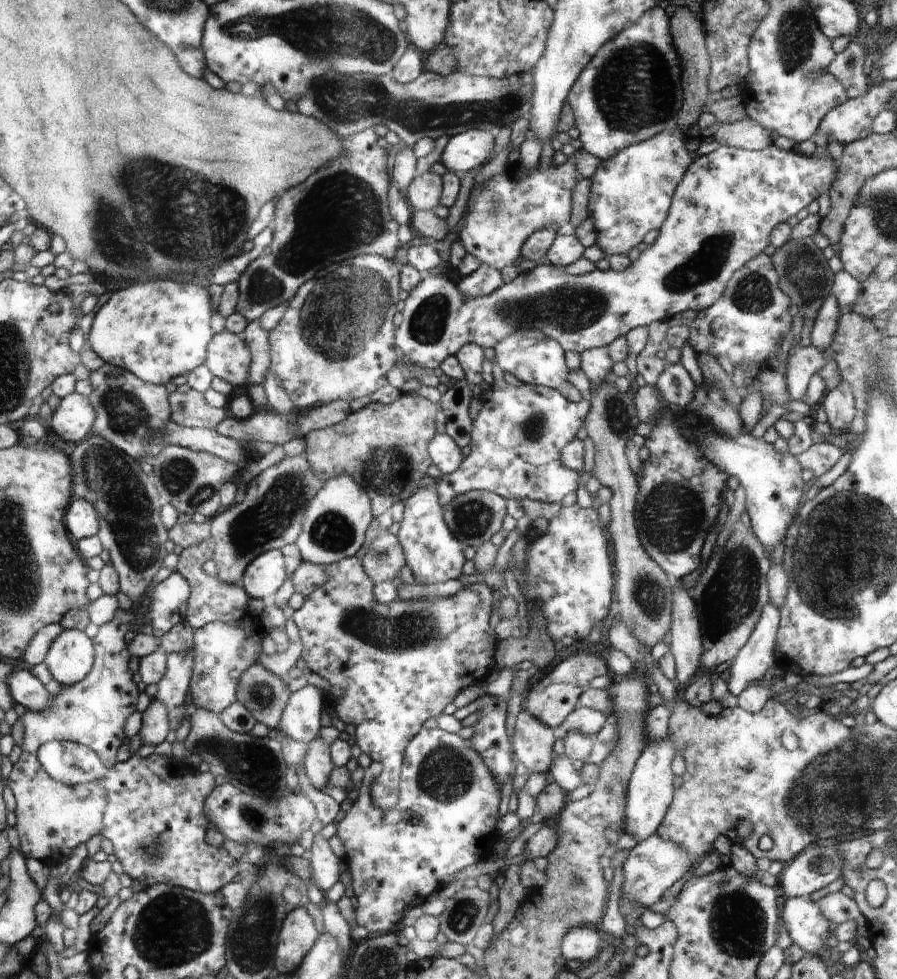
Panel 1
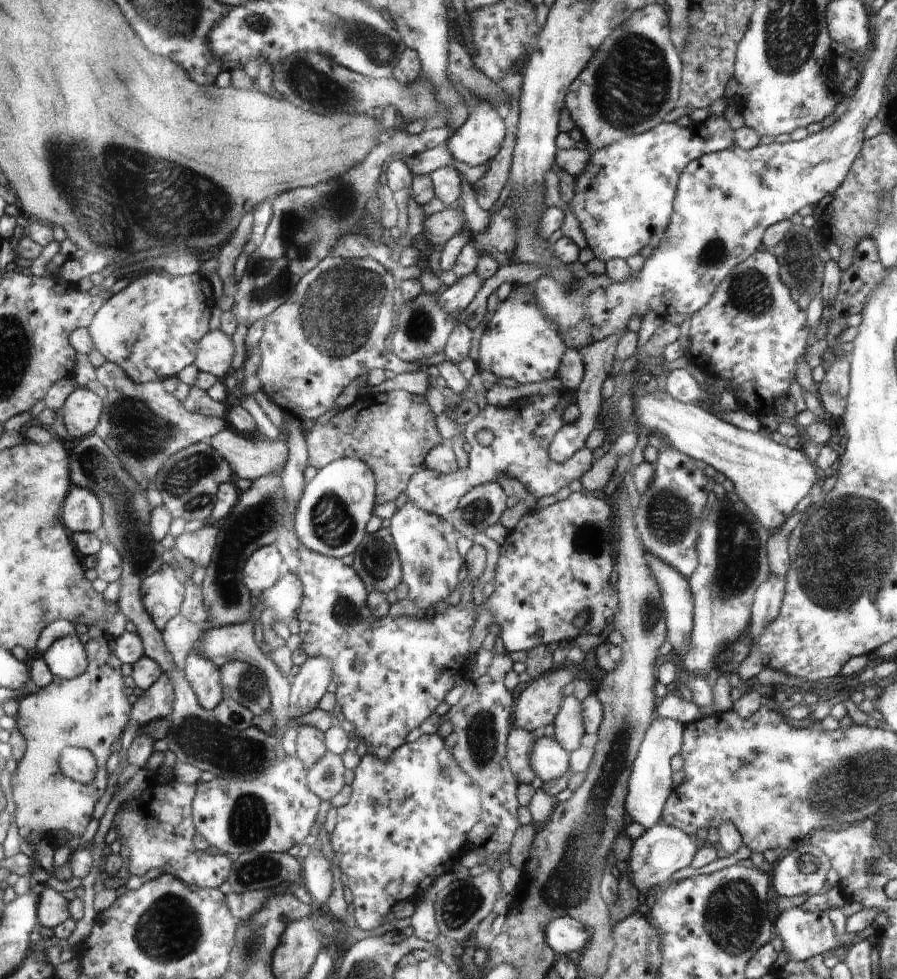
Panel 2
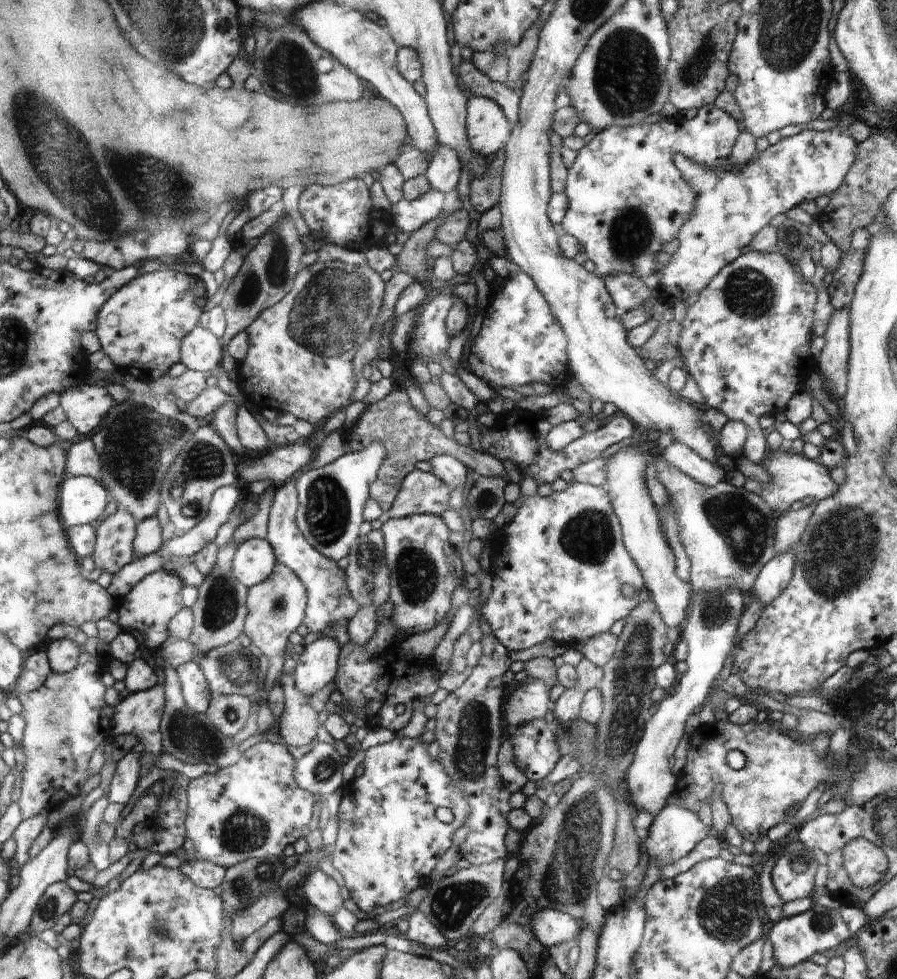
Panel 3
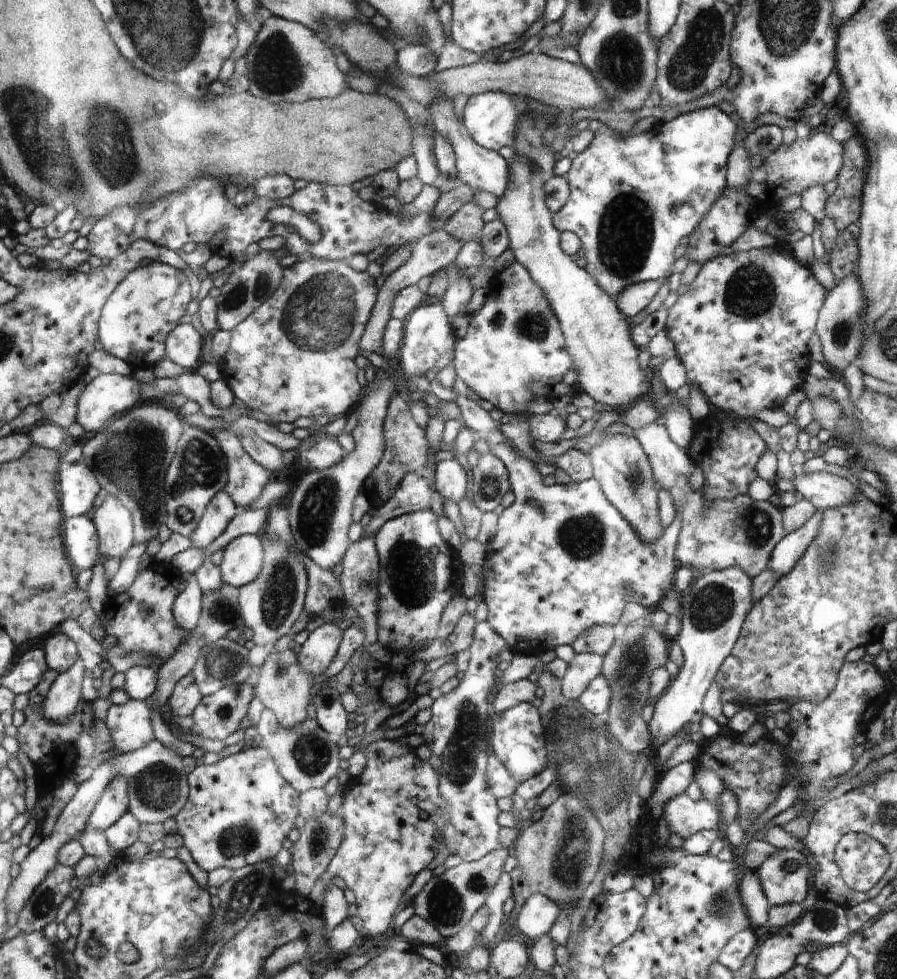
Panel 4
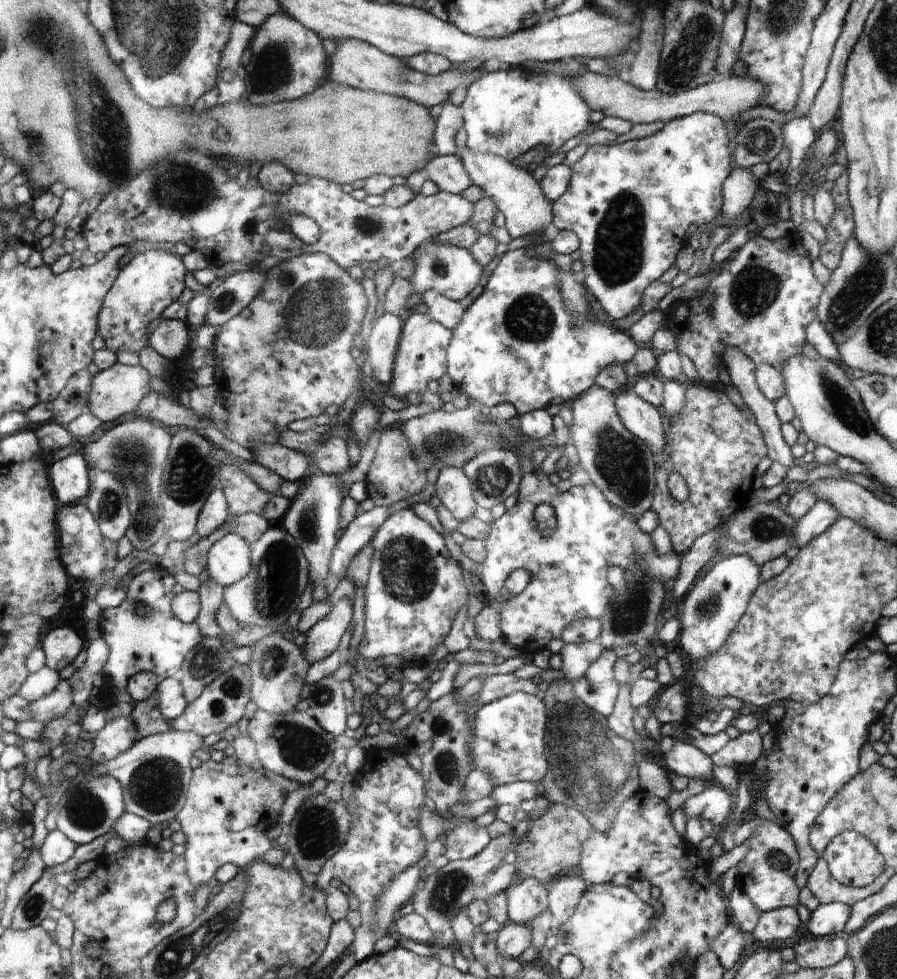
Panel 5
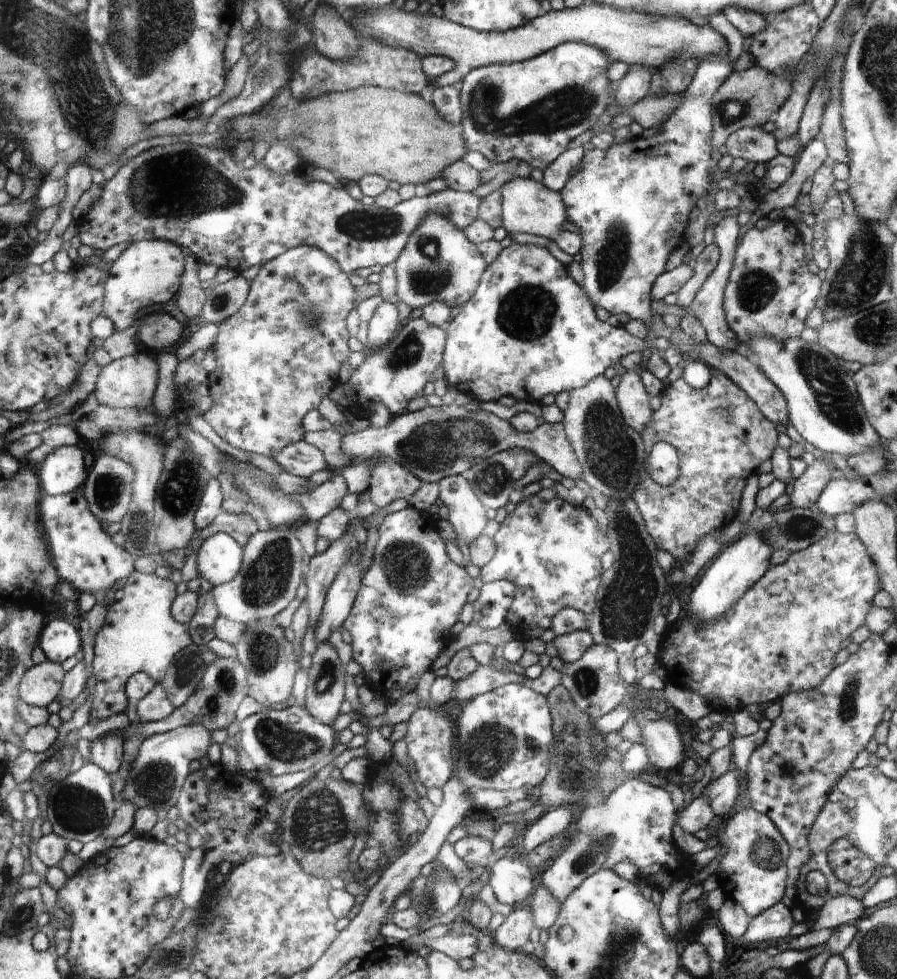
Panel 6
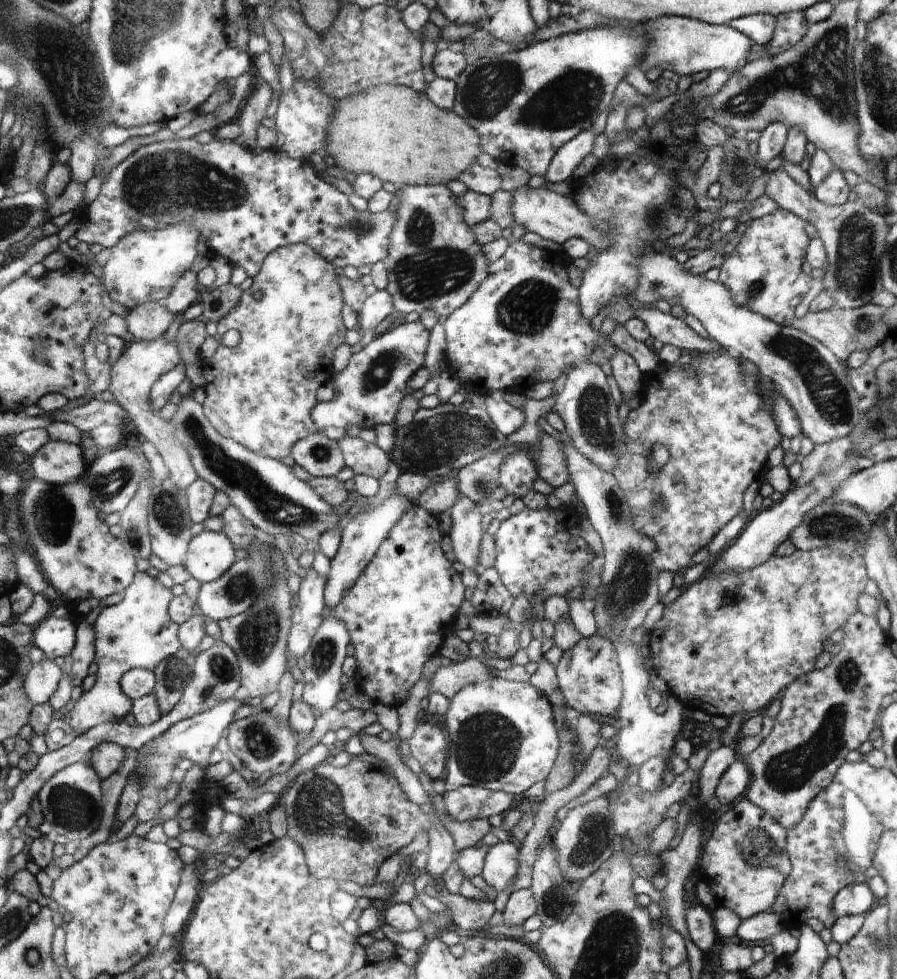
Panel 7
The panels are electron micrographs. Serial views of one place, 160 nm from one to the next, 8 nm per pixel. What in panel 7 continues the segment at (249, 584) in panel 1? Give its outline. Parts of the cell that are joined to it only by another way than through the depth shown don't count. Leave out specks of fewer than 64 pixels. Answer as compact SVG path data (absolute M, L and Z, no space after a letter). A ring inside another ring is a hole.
M201 531L187 550L185 567L201 583L217 581L229 570L240 554L224 532Z

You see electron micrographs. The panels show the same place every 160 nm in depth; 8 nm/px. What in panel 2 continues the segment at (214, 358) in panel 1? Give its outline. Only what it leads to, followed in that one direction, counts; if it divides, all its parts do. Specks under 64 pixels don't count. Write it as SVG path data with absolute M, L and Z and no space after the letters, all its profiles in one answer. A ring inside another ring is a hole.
M218 329L202 338L194 364L199 371L213 374L218 380L223 380L232 372L230 364L233 356L234 344L231 336Z

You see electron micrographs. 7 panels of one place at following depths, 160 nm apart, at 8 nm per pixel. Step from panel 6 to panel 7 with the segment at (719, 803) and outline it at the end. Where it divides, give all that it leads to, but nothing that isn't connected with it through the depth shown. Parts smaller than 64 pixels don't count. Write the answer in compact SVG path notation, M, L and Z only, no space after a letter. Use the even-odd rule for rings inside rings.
M740 760L734 761L722 775L715 790L715 796L723 804L730 804L736 798L744 796L744 790L749 787L751 774L748 765Z

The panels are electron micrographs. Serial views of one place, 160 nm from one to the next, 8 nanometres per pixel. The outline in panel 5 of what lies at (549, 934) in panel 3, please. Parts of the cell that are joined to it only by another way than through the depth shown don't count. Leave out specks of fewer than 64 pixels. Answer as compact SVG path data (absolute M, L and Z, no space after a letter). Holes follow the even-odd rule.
M530 877L524 880L516 880L513 885L506 890L507 909L509 922L521 925L530 924L539 914L549 910L547 899L548 887L544 886L539 880Z

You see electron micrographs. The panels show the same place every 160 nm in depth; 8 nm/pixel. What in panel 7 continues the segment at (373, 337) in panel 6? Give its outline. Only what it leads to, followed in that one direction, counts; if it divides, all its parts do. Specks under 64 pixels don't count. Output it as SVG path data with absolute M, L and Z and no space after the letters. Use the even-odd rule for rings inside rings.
M386 289L379 290L368 296L362 310L358 313L358 320L360 319L358 328L361 332L368 332L368 330L375 332L376 326L394 312L396 310L388 291Z

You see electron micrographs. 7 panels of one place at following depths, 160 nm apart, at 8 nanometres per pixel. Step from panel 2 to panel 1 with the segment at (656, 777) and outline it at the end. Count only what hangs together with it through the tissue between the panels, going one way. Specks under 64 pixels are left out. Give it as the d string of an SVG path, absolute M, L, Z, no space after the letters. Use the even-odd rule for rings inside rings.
M666 737L659 741L652 741L646 746L644 752L637 758L636 768L632 772L632 780L629 781L629 798L626 809L626 822L622 833L634 836L638 842L652 837L666 816L666 811L676 796L672 780L672 768L670 762L677 753L672 737Z

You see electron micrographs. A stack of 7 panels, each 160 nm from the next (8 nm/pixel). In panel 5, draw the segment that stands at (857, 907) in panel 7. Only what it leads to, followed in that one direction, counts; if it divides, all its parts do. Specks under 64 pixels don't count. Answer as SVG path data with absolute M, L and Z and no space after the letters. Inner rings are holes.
M841 902L824 903L811 912L808 930L817 937L841 935L854 923L851 906Z

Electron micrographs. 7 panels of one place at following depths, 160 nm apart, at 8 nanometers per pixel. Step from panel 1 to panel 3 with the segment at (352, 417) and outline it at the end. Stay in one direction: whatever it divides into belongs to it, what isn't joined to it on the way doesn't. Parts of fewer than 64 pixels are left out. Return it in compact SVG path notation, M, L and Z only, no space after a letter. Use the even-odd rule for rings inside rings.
M396 386L381 400L366 407L364 414L360 416L358 422L341 428L342 448L346 448L346 453L352 450L352 444L356 442L356 448L369 445L377 441L385 448L384 464L380 468L376 482L371 486L371 496L379 502L381 509L388 512L393 508L393 502L401 490L405 476L412 473L416 462L428 462L432 457L438 455L450 455L457 458L466 468L470 468L477 476L505 477L507 474L504 463L490 453L477 451L472 446L462 447L456 440L448 439L440 427L434 426L429 419L418 409L415 409L409 398L409 394Z

